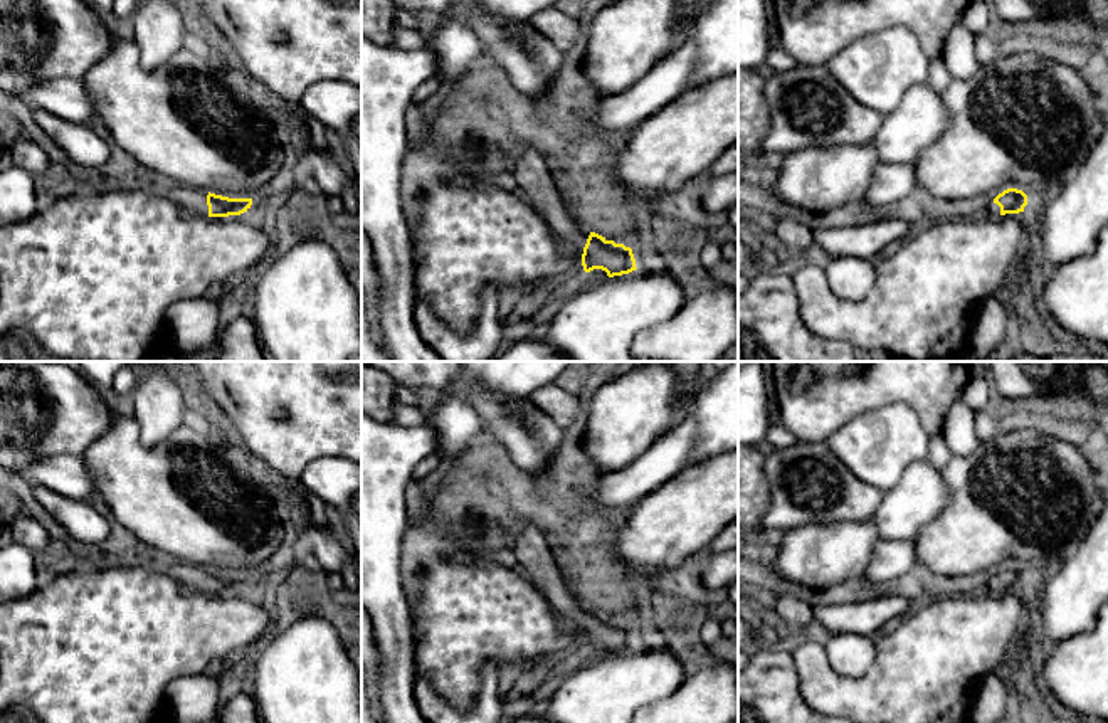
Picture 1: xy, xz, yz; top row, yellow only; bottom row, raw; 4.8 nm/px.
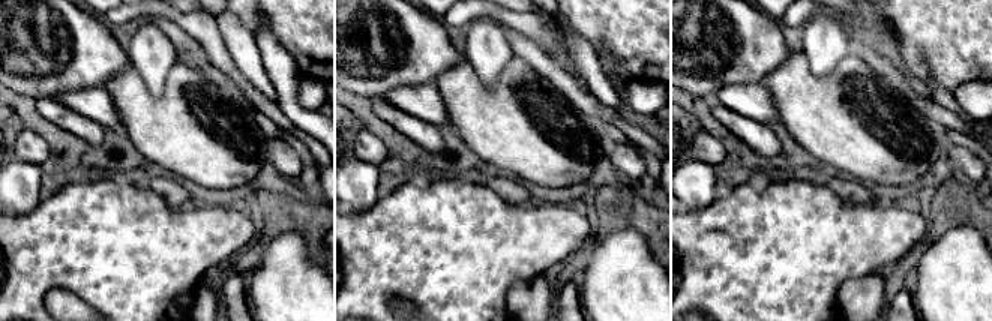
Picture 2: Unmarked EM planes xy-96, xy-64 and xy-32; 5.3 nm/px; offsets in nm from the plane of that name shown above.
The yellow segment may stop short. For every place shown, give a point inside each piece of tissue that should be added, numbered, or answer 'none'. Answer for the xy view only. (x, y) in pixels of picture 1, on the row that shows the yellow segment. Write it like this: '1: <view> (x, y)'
1: xy (189, 199)

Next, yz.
1: yz (987, 205)

